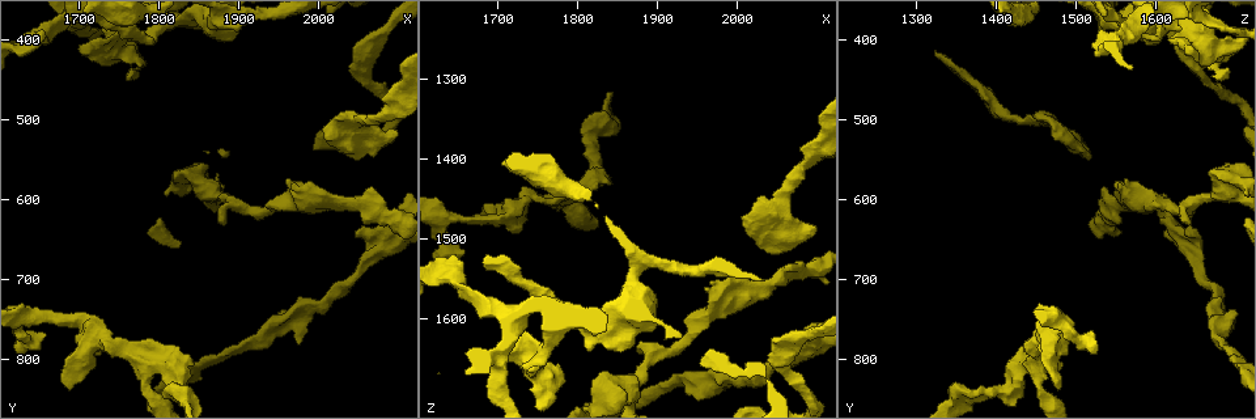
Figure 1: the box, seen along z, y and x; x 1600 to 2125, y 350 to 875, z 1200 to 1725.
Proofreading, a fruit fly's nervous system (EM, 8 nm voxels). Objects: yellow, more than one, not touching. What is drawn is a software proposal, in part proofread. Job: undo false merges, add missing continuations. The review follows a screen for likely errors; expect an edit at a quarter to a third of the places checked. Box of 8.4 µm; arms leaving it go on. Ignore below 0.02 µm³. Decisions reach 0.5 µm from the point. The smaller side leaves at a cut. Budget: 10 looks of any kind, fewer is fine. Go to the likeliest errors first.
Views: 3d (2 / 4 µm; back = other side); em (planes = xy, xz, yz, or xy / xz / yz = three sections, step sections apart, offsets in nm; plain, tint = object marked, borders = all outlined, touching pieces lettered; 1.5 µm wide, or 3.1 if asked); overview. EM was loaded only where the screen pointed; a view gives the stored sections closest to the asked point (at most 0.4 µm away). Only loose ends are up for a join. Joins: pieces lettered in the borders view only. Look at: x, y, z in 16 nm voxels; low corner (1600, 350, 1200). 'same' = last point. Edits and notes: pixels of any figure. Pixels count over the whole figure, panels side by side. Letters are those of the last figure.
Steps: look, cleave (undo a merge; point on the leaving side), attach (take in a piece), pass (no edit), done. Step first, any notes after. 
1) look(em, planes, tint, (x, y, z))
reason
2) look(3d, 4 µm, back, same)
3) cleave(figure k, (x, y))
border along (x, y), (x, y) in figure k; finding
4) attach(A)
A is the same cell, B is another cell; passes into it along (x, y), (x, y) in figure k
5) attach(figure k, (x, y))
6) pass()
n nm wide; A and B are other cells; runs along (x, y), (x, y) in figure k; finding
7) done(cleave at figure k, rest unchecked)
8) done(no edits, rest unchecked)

look(em, planes, plain, (2045, 645, 1640))
an open end

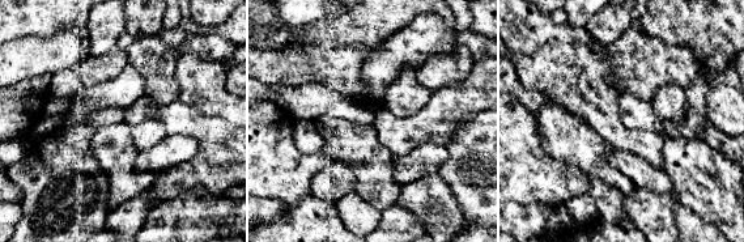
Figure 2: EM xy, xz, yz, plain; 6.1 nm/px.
look(em, planes, borders, same)

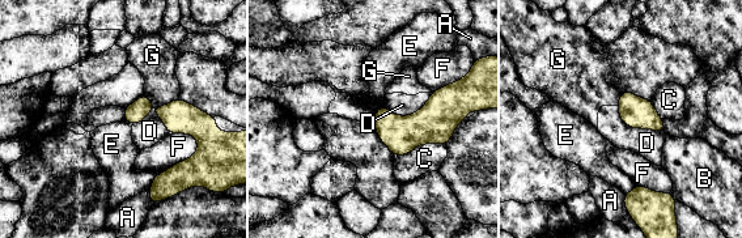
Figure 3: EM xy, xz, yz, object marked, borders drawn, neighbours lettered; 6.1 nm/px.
pass()
120 nm wide; F touches over 340 nm; A, B, C, D, E, F and G are other cells; none of them fits

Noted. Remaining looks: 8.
look(3d, 4 µm, back, (2095, 515, 1480))
free end

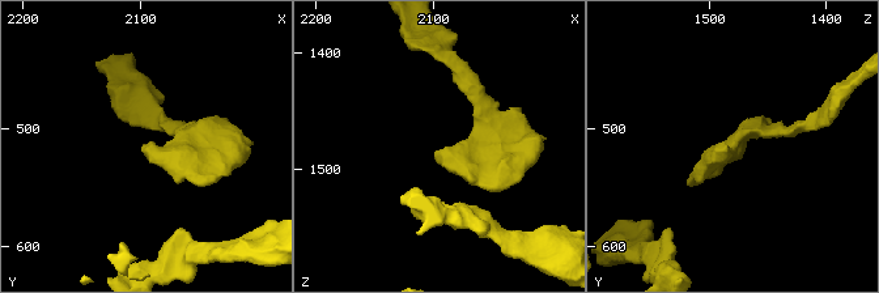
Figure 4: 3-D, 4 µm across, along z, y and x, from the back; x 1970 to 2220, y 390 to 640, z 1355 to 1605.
look(em, xz, step 4, borders, (2098, 514, 1484))

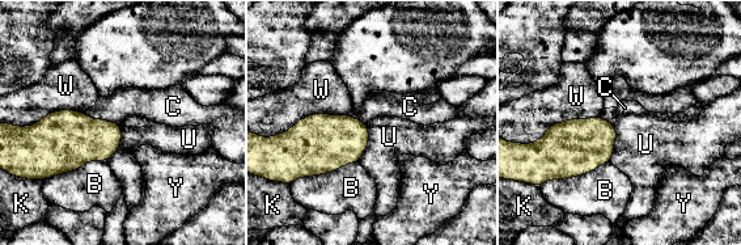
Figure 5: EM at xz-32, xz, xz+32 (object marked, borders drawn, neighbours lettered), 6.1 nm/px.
look(em, planes, borders, same)

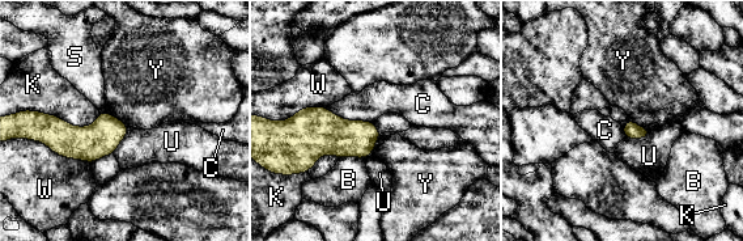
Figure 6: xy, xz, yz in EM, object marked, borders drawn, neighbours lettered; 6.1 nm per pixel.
pass()
B, C, K, S, U, W and Y are other cells; border along (628, 118), (652, 130) in figure 6; no lettered piece goes on from it

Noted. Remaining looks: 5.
look(em, xy, step 4, tint, (1860, 590, 1685))
branch point

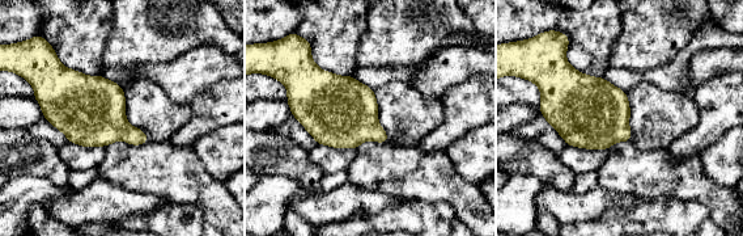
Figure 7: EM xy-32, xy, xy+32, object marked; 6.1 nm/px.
look(em, planes, tint, same)
another direction

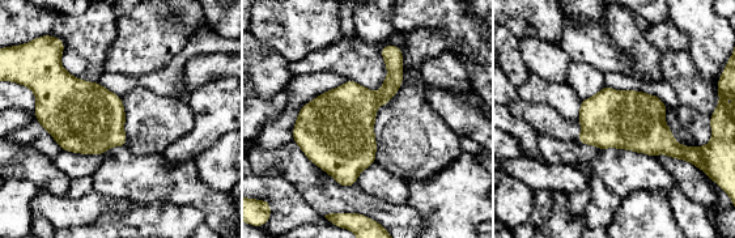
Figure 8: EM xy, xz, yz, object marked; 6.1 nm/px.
look(em, planes, borders, same)
what lies round it

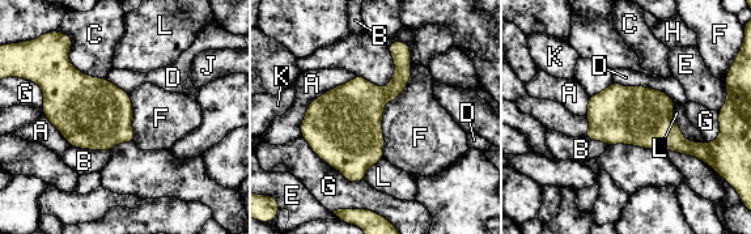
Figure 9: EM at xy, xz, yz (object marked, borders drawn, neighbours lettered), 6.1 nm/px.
pass()
A, B, C, D, E, F, G, H, J, K and L are other cells; border along (356, 76), (308, 106), (300, 135) in figure 9; continuous, no second cell

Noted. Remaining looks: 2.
done(no edits, rest unchecked)

